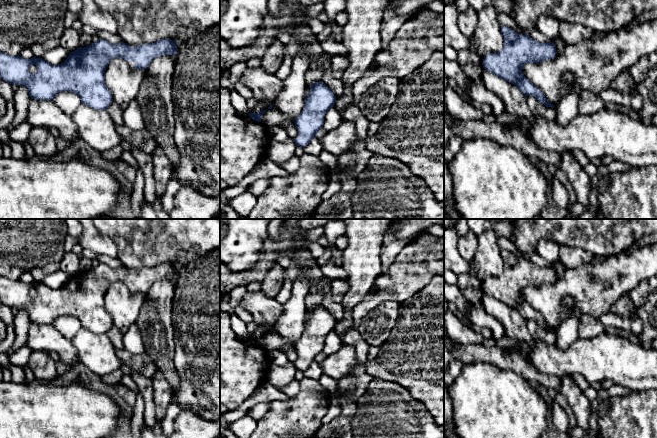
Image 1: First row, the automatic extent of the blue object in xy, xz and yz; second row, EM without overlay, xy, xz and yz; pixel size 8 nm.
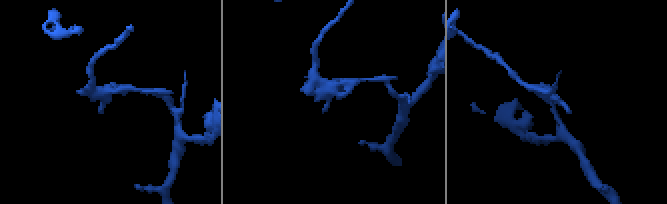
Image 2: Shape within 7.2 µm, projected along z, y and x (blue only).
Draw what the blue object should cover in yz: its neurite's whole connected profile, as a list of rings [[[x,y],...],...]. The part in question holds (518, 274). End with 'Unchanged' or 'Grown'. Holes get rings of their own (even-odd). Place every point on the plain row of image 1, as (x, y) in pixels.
[[[501,250],[501,257],[504,260],[503,273],[498,277],[489,277],[484,280],[483,292],[516,309],[525,320],[534,320],[546,331],[555,331],[522,296],[523,290],[527,287],[539,287],[555,282],[555,268],[553,266],[540,267],[528,258],[518,259],[506,250]]]. Unchanged

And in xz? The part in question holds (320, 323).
[[[315,306],[310,310],[303,334],[295,345],[299,357],[294,363],[296,370],[304,372],[317,360],[323,350],[325,338],[334,331],[335,324],[333,315],[324,306]]]. Unchanged

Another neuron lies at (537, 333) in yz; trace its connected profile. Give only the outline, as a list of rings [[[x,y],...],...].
[[[526,320],[525,325],[534,340],[541,340],[549,345],[557,343],[557,334],[555,331],[546,331],[534,320]]]

